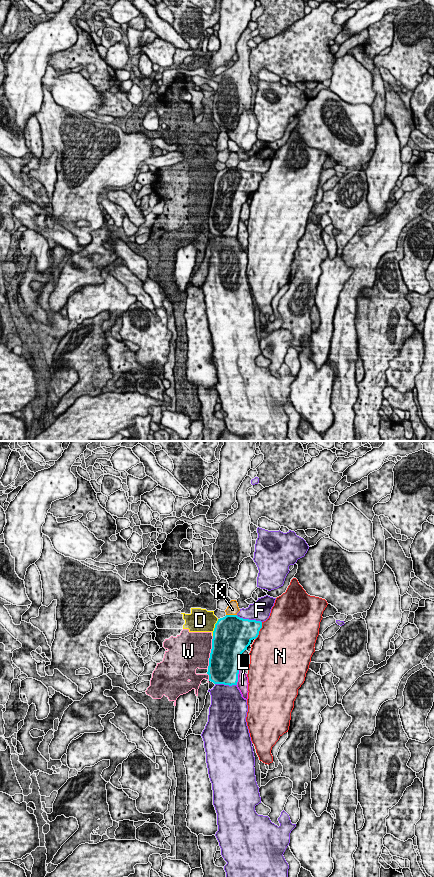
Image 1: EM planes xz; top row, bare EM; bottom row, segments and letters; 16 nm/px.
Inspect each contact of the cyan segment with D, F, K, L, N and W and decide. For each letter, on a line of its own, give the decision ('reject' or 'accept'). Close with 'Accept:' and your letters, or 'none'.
D: reject
F: reject
K: reject
L: reject
N: reject
W: reject
Accept: none

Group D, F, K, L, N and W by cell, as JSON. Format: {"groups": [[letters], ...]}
{"groups": [["D", "W"], ["F"], ["K"], ["L"], ["N"]]}

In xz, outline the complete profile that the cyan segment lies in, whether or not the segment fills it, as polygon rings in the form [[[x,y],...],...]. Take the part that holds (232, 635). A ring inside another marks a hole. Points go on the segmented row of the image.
[[[226,615],[215,624],[209,658],[209,681],[237,685],[242,653],[259,635],[262,622]]]

